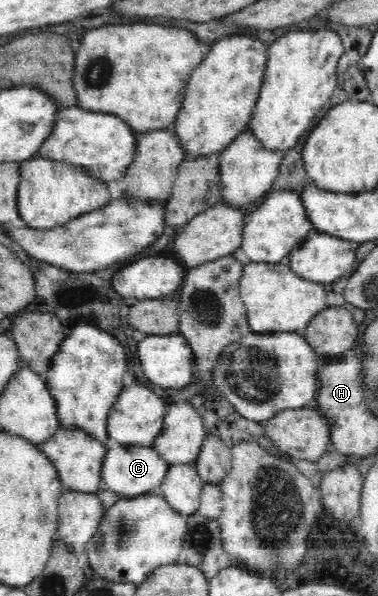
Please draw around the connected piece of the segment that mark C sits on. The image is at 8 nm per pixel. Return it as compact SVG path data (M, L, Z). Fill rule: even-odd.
M111 444L107 448L106 458L102 466L102 478L105 486L117 494L123 496L141 496L141 494L149 494L157 491L161 481L165 478L166 472L169 470L170 464L167 463L160 454L151 447L127 448L124 445Z

